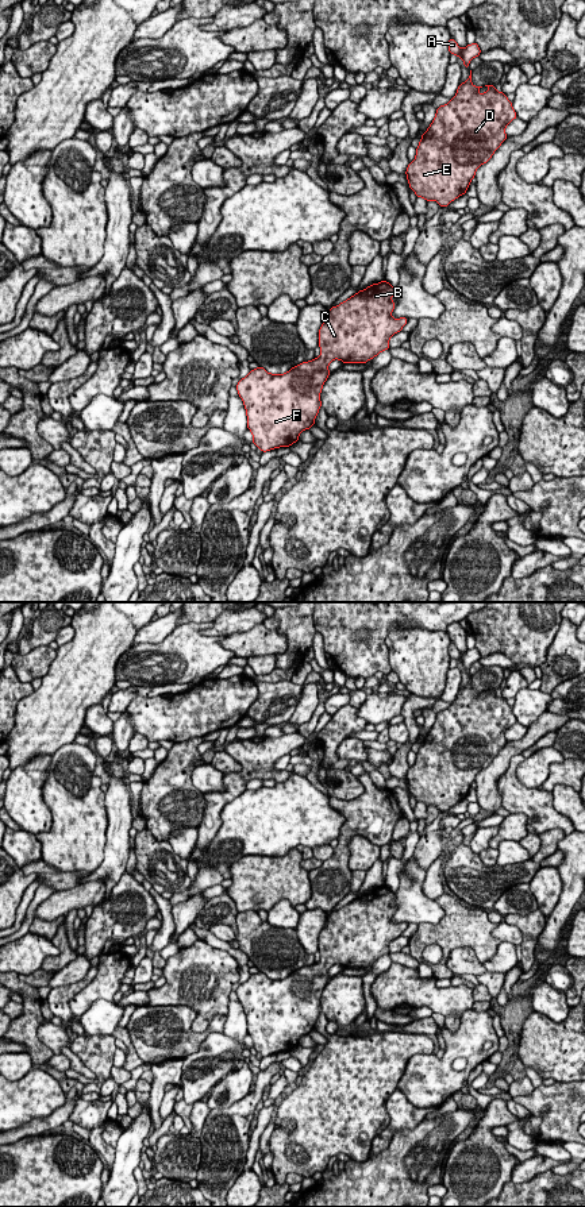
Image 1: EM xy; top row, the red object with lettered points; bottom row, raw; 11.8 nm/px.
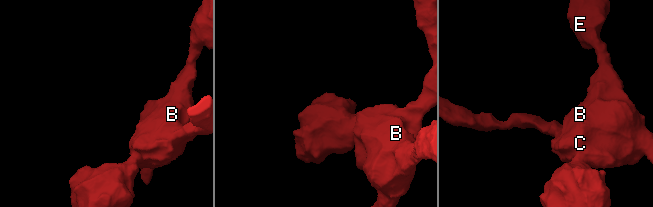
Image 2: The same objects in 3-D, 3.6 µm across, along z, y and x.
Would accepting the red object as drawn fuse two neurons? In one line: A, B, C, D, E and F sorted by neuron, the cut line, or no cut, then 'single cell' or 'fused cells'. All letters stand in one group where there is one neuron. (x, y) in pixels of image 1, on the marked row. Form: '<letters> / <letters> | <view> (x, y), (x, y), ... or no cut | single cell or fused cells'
A B C D E F | no cut | single cell

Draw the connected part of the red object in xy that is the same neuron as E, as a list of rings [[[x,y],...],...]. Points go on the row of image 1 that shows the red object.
[[[472,70],[469,78],[459,84],[455,96],[444,105],[436,109],[435,117],[427,131],[422,135],[416,149],[416,157],[407,167],[407,180],[409,188],[415,192],[416,197],[423,197],[426,201],[436,201],[440,207],[447,207],[451,201],[465,194],[477,169],[486,163],[494,151],[507,139],[505,127],[517,117],[512,103],[507,95],[497,92],[494,85],[485,85],[489,89],[480,95],[482,86],[472,84]]]

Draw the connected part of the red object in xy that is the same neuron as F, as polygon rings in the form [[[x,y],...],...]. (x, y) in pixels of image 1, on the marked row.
[[[381,281],[367,286],[363,290],[359,290],[327,312],[327,320],[319,329],[319,358],[309,362],[303,362],[281,375],[270,374],[263,367],[258,366],[257,369],[250,370],[250,373],[238,382],[236,390],[246,409],[247,428],[251,431],[253,443],[262,452],[292,446],[299,440],[299,435],[303,431],[309,429],[315,424],[315,419],[322,406],[320,393],[324,382],[331,374],[328,371],[328,365],[334,359],[339,359],[343,363],[366,363],[384,350],[390,348],[389,339],[395,333],[400,332],[408,321],[407,317],[393,319],[390,316],[396,306],[396,304],[392,301],[393,294],[395,288],[388,281]]]

